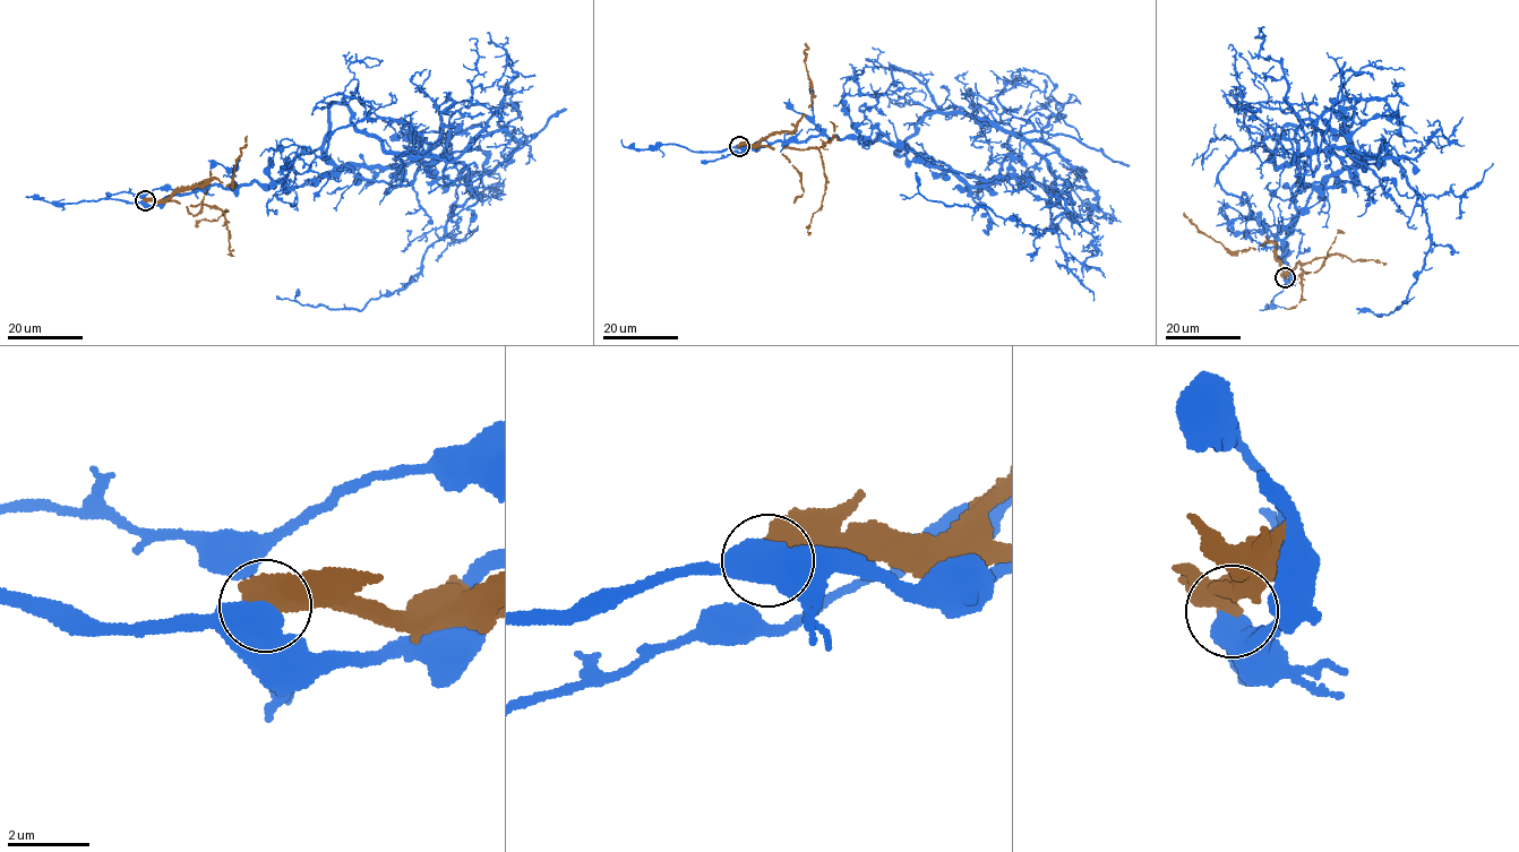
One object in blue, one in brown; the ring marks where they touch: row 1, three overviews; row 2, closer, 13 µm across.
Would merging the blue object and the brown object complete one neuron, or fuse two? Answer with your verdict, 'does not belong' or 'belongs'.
does not belong

